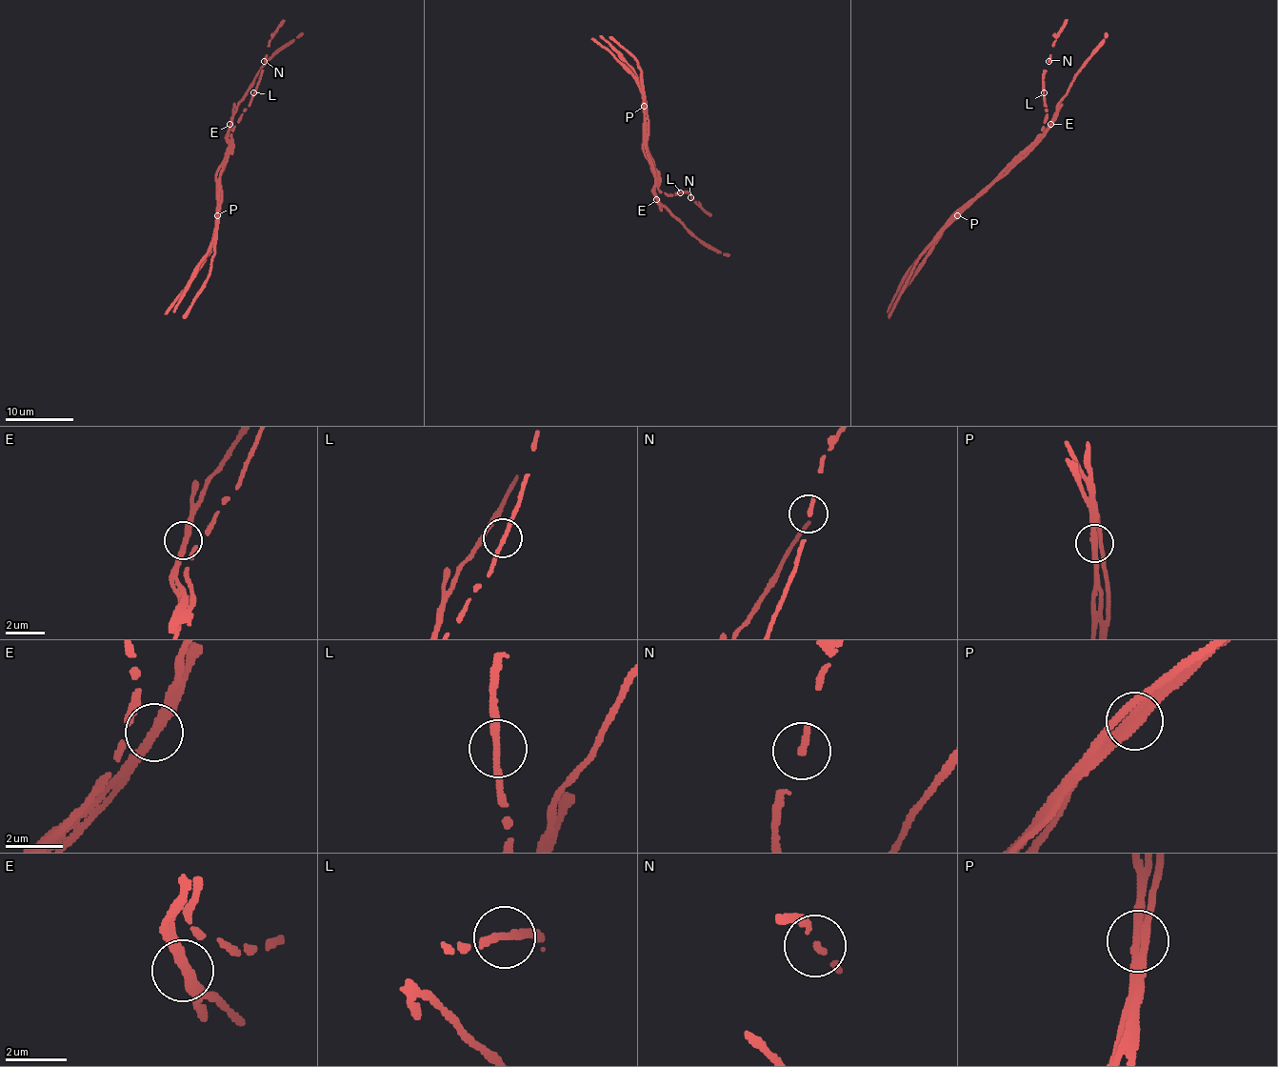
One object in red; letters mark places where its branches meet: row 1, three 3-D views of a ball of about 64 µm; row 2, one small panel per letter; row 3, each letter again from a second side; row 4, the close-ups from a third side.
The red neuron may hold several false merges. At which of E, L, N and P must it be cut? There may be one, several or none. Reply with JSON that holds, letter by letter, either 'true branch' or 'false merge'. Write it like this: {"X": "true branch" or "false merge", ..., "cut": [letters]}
{"E": "false merge", "L": "true branch", "N": "true branch", "P": "false merge", "cut": ["E", "P"]}

